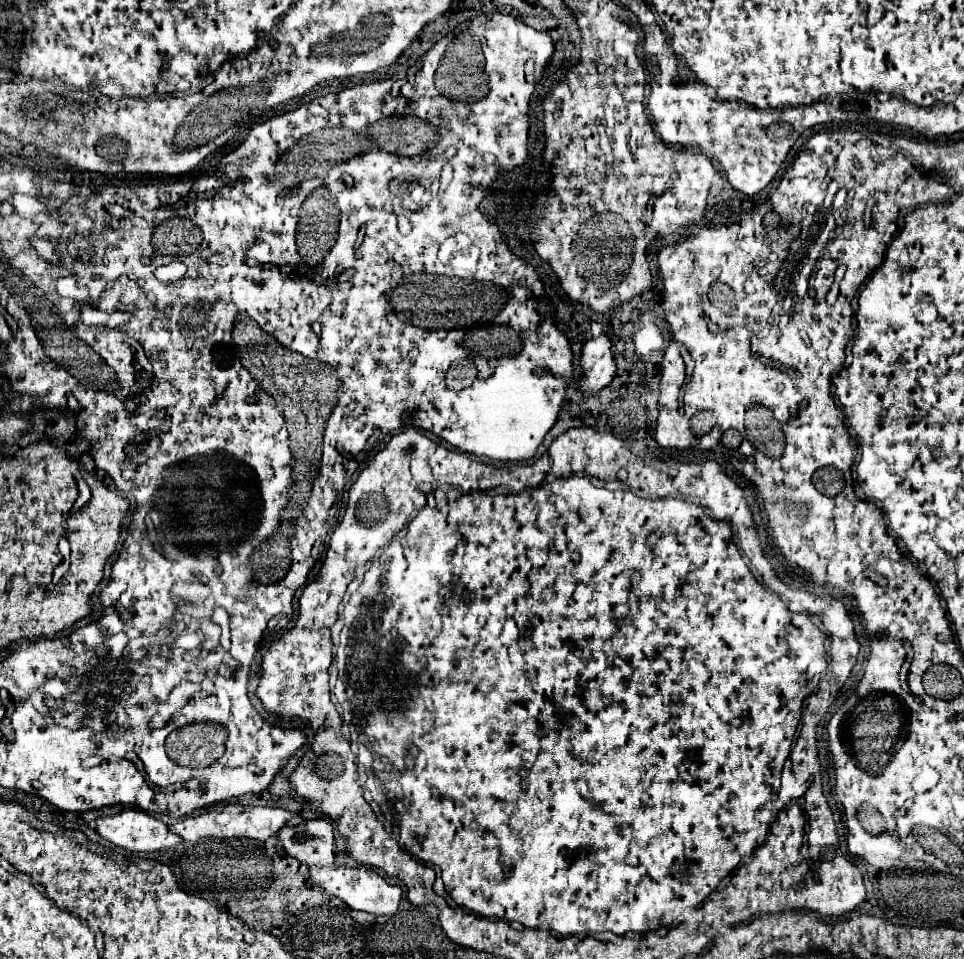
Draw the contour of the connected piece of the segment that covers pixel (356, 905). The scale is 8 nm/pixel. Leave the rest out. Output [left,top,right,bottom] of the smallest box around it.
[310,866,402,916]

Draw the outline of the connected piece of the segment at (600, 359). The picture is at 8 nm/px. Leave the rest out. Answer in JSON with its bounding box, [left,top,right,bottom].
[580,334,616,392]

